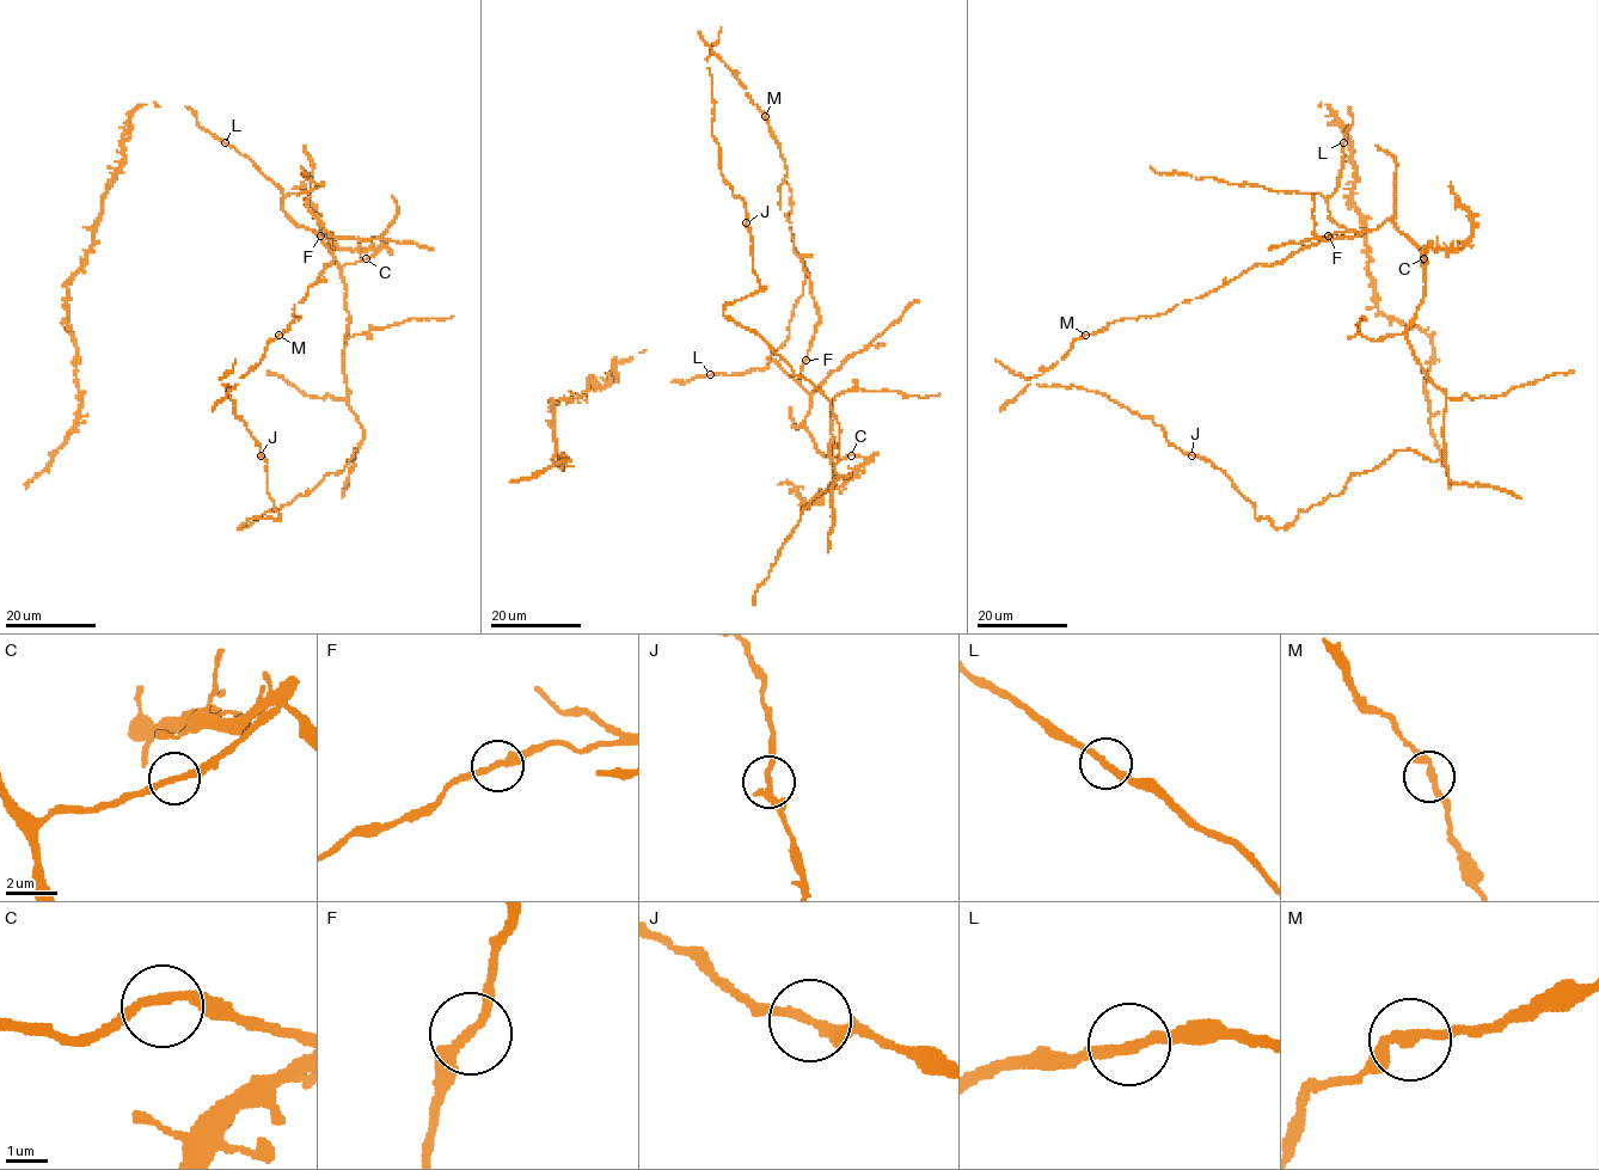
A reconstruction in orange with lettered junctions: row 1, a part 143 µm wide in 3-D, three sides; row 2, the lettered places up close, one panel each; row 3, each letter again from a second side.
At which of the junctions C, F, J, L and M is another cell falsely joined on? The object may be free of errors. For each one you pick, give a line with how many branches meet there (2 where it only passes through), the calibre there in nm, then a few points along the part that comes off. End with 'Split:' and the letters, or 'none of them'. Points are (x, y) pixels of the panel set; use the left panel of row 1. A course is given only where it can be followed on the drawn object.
Split: none of them

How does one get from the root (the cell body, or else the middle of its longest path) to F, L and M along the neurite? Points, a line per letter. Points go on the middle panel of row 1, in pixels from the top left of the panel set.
F: (831, 457), (819, 452), (803, 424), (810, 409), (810, 394), (800, 383), (806, 360)
L: (831, 457), (819, 452), (803, 424), (810, 394), (775, 362), (769, 359), (766, 368), (745, 373), (710, 374)
M: (831, 457), (819, 452), (803, 424), (810, 394), (800, 372), (819, 314), (779, 204), (786, 170), (765, 116)

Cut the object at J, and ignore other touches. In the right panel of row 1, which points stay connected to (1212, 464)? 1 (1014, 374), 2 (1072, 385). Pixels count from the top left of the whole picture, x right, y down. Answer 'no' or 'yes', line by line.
1: no
2: no

